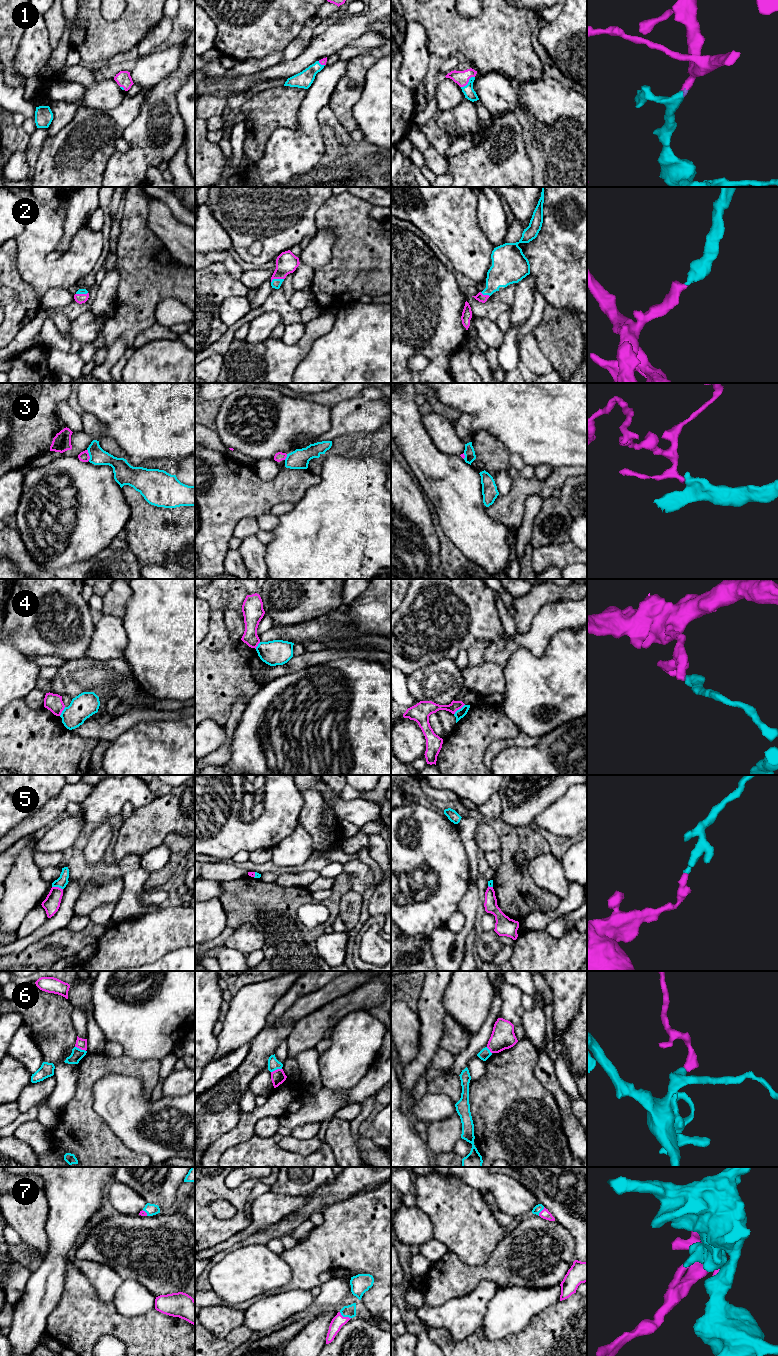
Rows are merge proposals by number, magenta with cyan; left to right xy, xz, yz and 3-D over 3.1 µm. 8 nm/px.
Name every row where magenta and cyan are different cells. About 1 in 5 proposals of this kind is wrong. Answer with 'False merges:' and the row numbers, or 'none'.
False merges: 3, 4, 5, 6

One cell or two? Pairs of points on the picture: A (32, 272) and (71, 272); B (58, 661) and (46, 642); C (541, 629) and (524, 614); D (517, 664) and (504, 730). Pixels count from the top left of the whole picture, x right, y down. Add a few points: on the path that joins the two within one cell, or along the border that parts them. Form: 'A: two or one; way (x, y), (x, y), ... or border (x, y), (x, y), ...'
A: one; way (42, 272), (61, 272)
B: two; border (31, 656), (60, 655), (65, 660)
C: two; border (548, 603), (535, 615), (531, 626), (519, 634)
D: two; border (499, 706), (521, 732)

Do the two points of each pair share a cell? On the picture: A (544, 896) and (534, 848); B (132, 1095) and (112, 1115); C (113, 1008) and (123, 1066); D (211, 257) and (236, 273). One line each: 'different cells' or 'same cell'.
A: same cell
B: same cell
C: different cells
D: same cell

